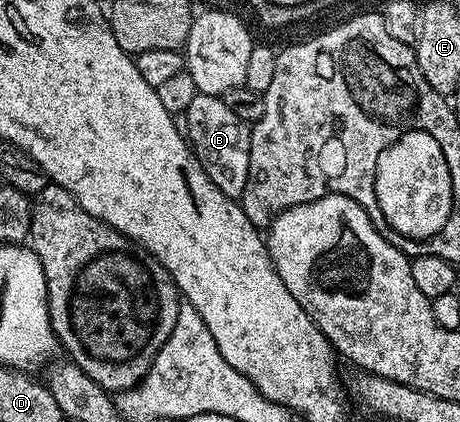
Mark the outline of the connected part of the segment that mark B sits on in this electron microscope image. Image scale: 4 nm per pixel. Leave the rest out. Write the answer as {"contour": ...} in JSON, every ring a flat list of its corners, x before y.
{"contour":[[198,93,184,114,184,136,196,159,204,167,208,179,212,179,212,183,216,183,224,195,238,199,248,179,251,126,244,121,236,123,236,118,238,116,226,106,223,98]]}

